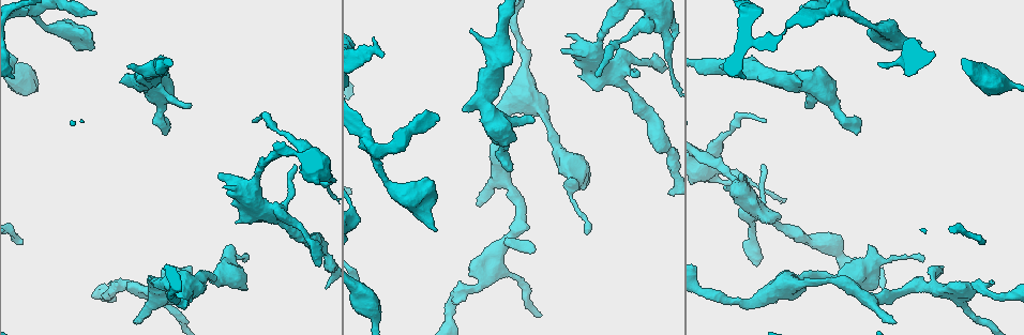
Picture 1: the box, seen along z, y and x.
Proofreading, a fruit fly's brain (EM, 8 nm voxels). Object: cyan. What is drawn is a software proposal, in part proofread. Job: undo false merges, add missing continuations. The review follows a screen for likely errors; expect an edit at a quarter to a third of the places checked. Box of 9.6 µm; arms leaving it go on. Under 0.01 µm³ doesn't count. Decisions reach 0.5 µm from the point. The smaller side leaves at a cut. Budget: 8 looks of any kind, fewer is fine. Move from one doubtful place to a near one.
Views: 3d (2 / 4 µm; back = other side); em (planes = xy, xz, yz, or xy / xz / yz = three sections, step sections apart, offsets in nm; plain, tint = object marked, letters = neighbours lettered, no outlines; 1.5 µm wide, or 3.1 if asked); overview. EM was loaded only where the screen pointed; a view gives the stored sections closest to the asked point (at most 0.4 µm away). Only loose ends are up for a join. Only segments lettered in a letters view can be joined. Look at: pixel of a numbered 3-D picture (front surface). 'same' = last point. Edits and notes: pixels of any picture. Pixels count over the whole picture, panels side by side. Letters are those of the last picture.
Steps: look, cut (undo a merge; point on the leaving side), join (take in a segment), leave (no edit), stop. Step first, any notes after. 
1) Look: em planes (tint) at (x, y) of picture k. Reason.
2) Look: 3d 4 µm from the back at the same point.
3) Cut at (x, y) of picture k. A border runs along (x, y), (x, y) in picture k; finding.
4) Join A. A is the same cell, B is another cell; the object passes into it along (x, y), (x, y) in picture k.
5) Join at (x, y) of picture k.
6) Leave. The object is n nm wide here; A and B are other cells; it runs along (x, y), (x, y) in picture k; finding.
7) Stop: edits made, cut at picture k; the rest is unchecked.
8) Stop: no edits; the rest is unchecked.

Look: em xy step 4 (plain) at (737, 176) of picture 1. Sharp bend.

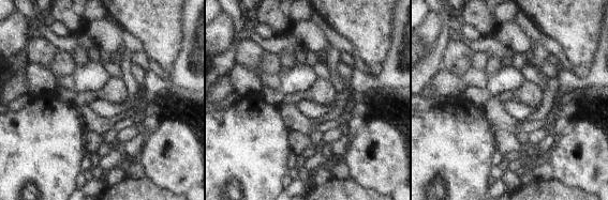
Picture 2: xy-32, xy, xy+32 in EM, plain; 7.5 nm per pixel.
Look: em xy step 4 (tint) at the same point. Where the object lies.

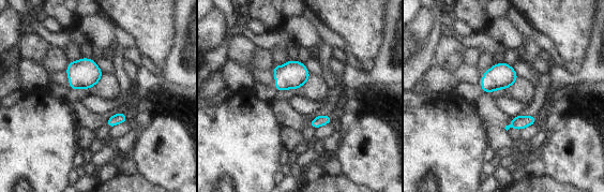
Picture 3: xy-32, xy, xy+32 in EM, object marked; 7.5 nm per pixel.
Look: em xy step 4 (letters) at the same point. What lies round it.

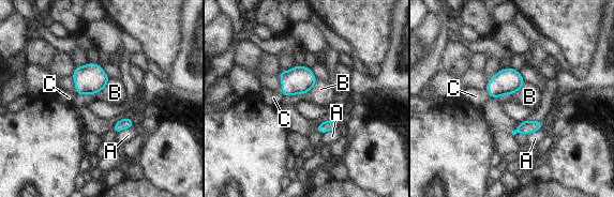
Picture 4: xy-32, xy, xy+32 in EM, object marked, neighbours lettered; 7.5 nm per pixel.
Leave. A, B and C are other cells; continuous, no second neuron.

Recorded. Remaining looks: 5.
Look: 3d 4 µm at (584, 190) of picture 1. Thick end.

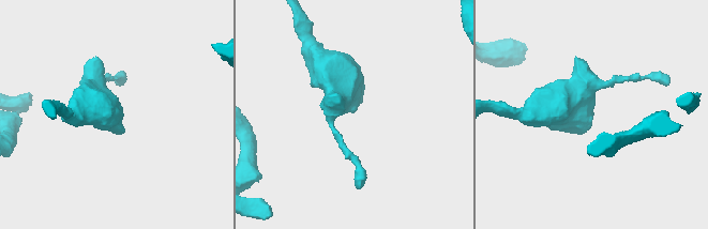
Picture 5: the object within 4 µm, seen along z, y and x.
Look: em planes (plain) at (589, 127) of picture 5. Now the EM.

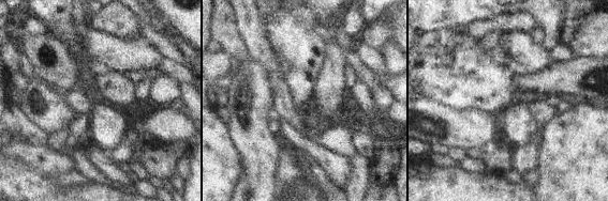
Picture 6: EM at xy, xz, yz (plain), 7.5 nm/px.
Look: em planes (letters) at the same point.

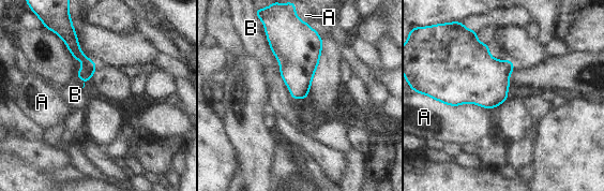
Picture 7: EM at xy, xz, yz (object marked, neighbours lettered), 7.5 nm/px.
Leave. A and B are other cells; it runs along (73, 37), (89, 77) in picture 7; no lettered segment goes on from it.

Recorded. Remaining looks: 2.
Look: em planes (tint) at (162, 274) of picture 1. Thin neck.

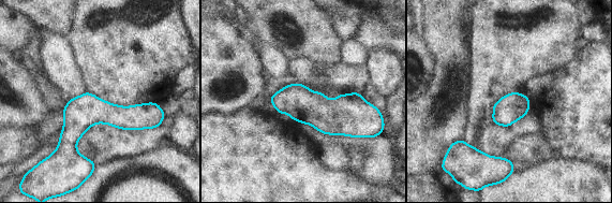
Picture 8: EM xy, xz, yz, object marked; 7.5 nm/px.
Look: em planes (letters) at the same point. See the neighbours.

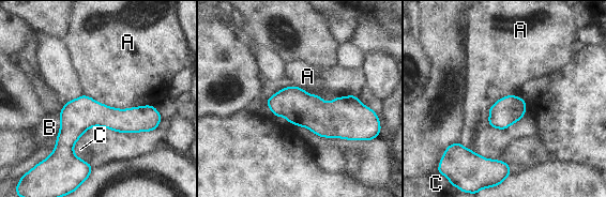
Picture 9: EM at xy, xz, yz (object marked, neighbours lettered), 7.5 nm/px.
Leave. A, B and C are other cells; it runs along (126, 121), (87, 119), (25, 178) in picture 9; one neuron here.

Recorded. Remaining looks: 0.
Stop: no edits; the rest is unchecked.

